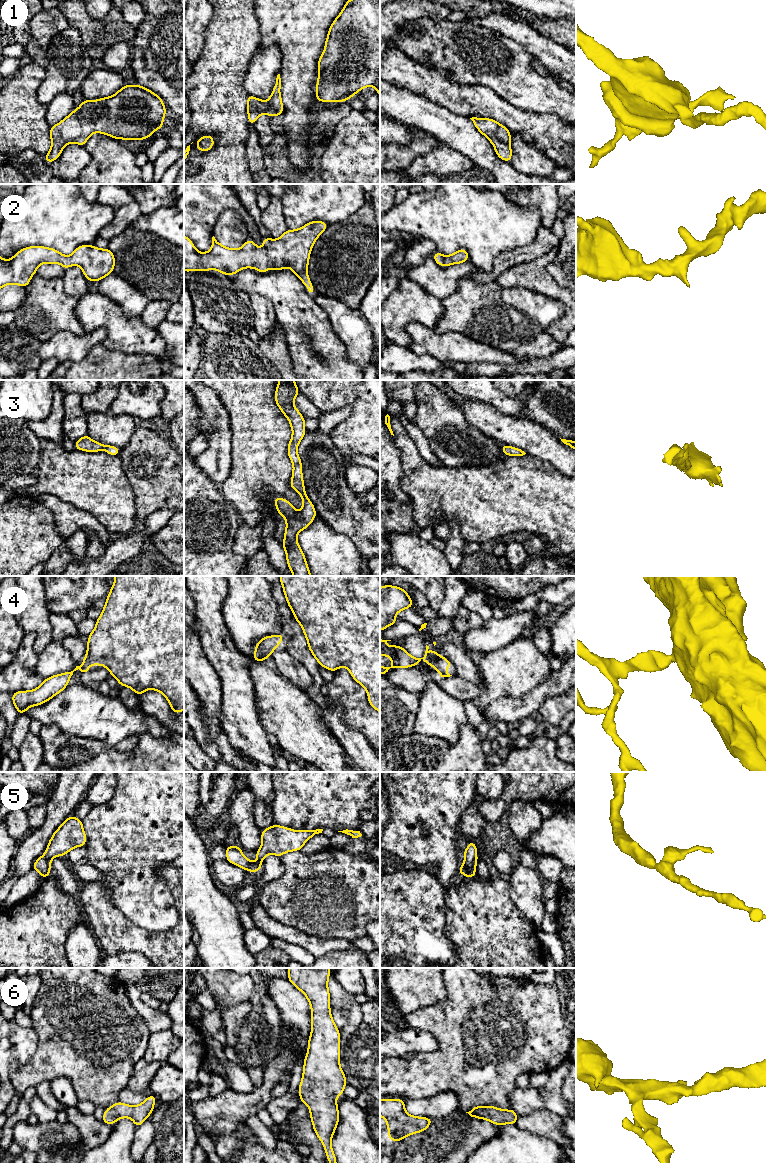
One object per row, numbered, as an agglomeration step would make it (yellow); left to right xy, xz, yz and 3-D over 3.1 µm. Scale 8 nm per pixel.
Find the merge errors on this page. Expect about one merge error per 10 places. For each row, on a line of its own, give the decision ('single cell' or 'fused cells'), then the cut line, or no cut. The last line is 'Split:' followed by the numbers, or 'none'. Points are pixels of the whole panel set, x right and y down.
1: single cell; no cut
2: single cell; no cut
3: single cell; no cut
4: single cell; no cut
5: single cell; no cut
6: single cell; no cut
Split: none

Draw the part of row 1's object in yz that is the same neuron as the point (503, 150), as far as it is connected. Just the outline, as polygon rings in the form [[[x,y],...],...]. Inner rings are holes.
[[[472,117],[470,119],[478,131],[493,144],[496,155],[503,161],[511,162],[510,131],[504,125],[490,118]]]

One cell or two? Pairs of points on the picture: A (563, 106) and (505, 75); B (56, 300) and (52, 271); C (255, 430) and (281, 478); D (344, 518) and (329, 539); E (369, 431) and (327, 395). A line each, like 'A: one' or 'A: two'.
A: one
B: two
C: one
D: two
E: one

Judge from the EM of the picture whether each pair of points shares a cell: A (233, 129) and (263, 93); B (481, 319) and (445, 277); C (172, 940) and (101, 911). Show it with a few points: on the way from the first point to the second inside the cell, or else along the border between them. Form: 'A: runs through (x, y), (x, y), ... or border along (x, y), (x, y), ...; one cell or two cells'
A: border along (246, 70), (243, 87), (249, 93); two cells
B: border along (466, 276), (459, 279), (457, 288), (441, 300); two cells
C: runs through (154, 940), (134, 939), (119, 929); one cell

